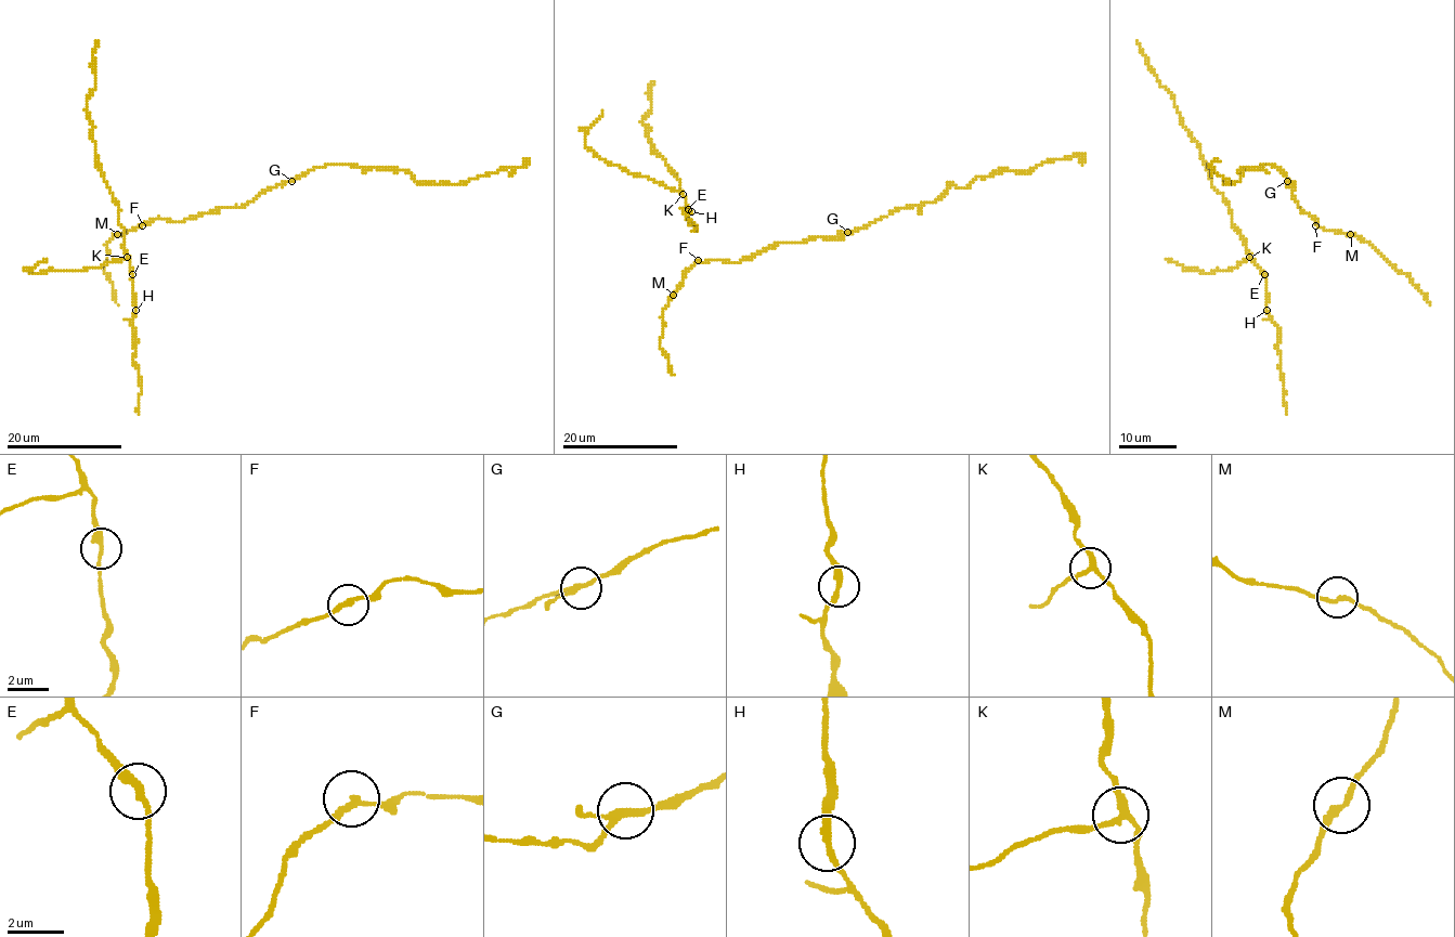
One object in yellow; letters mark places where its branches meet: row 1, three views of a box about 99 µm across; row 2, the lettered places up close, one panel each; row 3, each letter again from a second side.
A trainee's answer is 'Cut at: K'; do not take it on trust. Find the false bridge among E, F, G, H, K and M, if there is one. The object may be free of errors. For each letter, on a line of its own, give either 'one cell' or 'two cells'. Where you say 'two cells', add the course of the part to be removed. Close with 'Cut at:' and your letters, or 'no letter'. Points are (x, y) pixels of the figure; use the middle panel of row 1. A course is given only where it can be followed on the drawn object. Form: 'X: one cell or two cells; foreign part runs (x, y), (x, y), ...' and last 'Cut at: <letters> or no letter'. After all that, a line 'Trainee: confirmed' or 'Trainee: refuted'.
E: one cell
F: one cell
G: one cell
H: one cell
K: two cells; foreign part runs (681, 194), (606, 163), (584, 144), (584, 135), (603, 111)
M: one cell
Cut at: K
Trainee: confirmed

